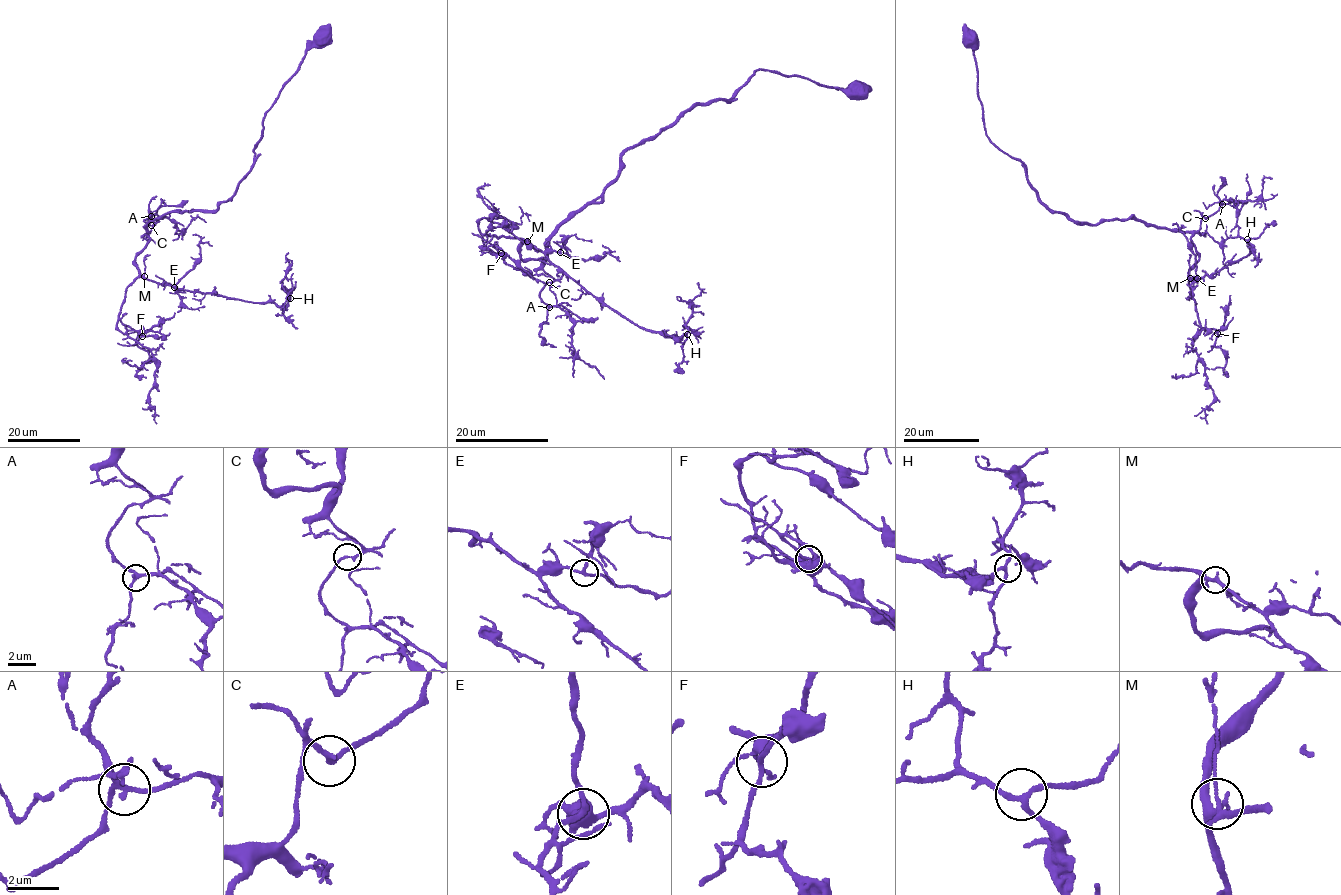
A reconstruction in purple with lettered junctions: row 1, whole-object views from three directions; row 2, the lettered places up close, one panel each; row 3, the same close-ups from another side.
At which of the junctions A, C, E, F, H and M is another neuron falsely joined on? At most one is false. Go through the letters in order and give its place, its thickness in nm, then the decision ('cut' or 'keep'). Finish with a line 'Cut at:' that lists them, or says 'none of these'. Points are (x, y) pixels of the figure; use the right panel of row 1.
A: (1222, 204) | 190 nm | keep
C: (1205, 218) | 170 nm | keep
E: (1197, 278) | 190 nm | keep
F: (1217, 333) | 190 nm | keep
H: (1247, 239) | 200 nm | keep
M: (1190, 278) | 240 nm | keep
Cut at: none of these

